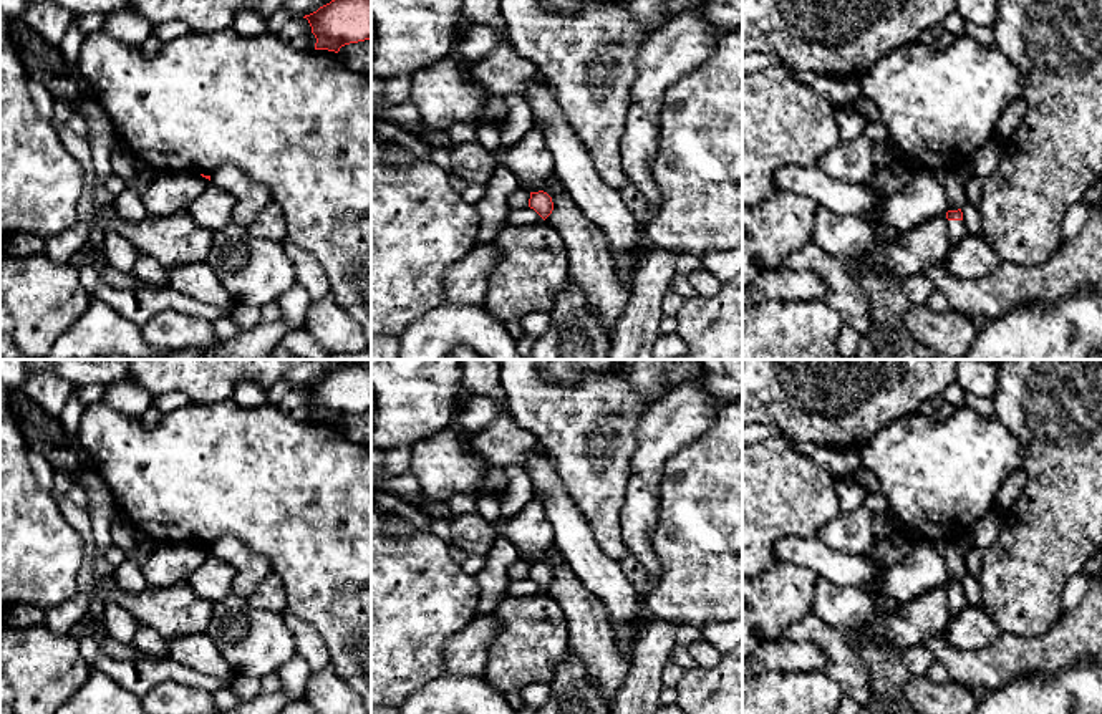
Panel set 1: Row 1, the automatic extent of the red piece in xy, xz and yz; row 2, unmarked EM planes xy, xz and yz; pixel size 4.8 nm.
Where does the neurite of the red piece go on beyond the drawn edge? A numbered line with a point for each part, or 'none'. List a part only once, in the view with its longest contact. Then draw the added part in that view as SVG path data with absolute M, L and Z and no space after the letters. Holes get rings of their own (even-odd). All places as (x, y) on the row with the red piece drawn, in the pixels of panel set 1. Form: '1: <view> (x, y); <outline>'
1: yz (956, 229); M948 220L946 224L948 224L950 244L955 248L968 234L966 225L963 220Z

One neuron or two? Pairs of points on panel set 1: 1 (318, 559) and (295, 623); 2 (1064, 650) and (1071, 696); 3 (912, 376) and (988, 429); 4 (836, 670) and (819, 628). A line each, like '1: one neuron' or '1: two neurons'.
1: two neurons
2: two neurons
3: two neurons
4: one neuron

